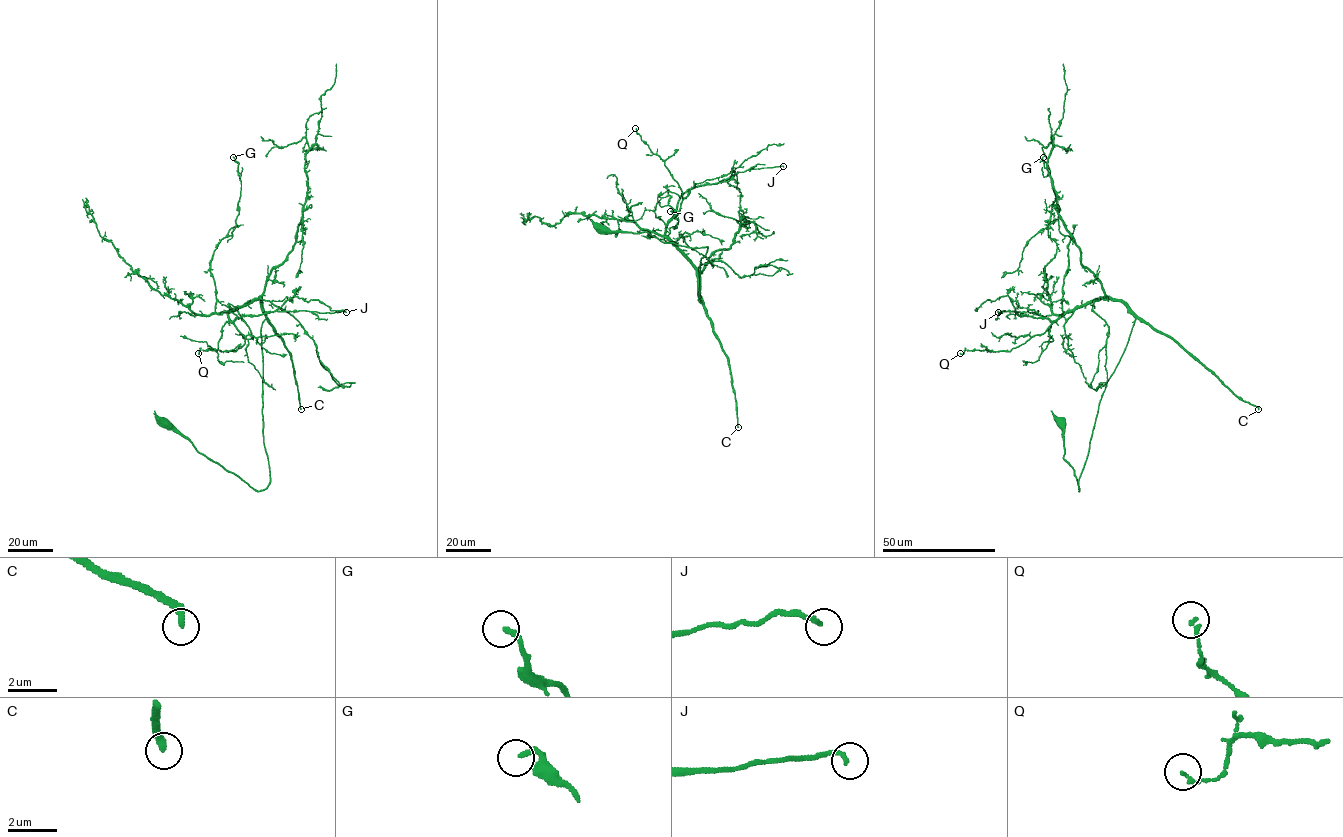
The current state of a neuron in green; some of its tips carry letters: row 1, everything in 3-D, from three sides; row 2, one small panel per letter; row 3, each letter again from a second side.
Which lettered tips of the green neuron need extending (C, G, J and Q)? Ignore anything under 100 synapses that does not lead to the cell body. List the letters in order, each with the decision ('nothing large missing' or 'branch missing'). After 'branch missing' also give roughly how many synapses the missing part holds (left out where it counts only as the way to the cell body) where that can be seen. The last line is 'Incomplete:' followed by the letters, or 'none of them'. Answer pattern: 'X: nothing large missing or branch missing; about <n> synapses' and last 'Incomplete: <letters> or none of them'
C: branch missing; about 350 synapses
G: nothing large missing
J: nothing large missing
Q: nothing large missing
Incomplete: C

